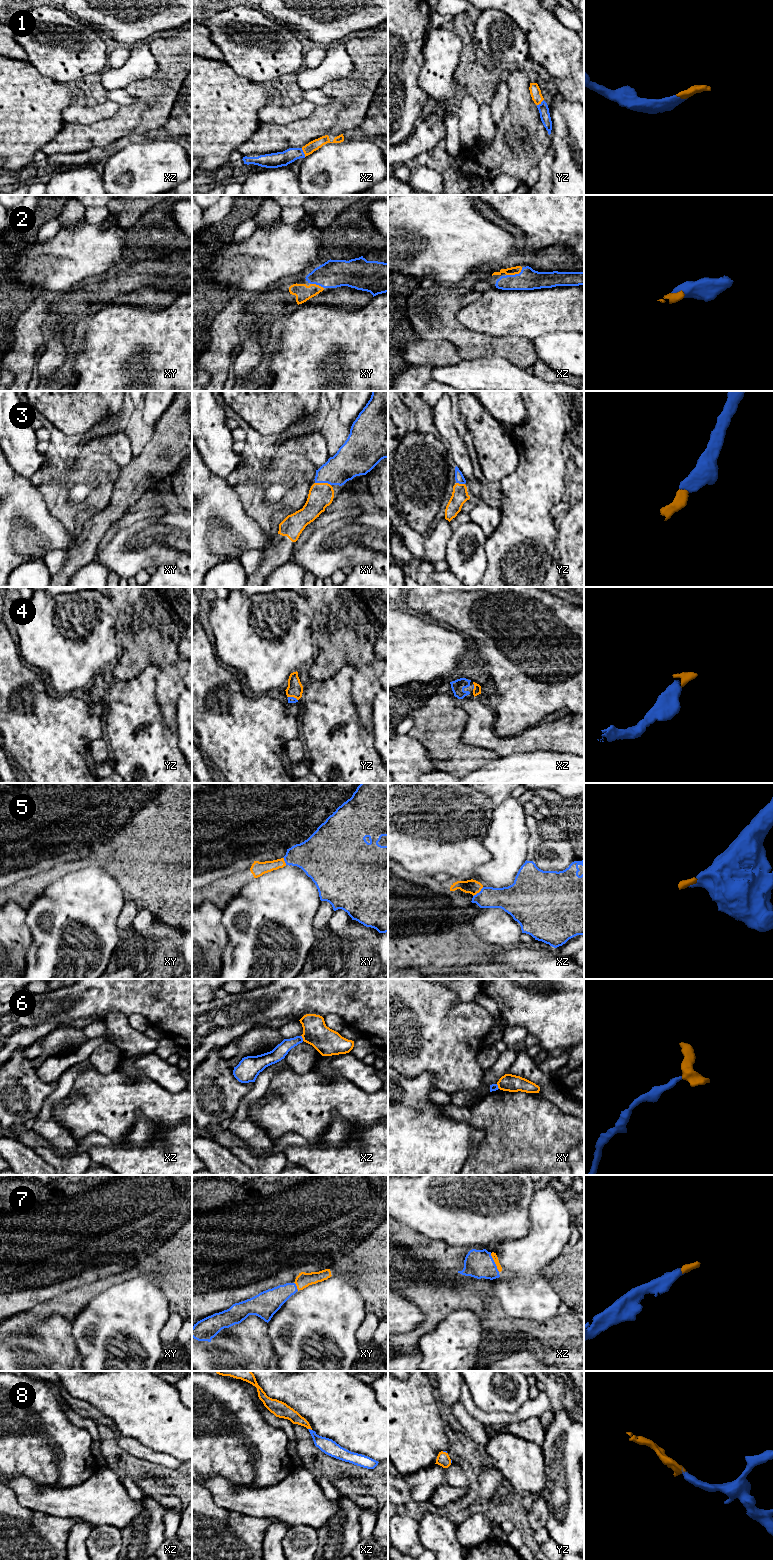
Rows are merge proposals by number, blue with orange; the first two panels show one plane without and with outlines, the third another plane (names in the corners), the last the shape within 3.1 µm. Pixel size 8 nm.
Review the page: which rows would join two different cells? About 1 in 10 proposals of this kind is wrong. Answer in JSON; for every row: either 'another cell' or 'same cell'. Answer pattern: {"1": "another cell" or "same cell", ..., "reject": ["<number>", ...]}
{"1": "same cell", "2": "same cell", "3": "same cell", "4": "same cell", "5": "same cell", "6": "another cell", "7": "same cell", "8": "same cell", "reject": ["6"]}

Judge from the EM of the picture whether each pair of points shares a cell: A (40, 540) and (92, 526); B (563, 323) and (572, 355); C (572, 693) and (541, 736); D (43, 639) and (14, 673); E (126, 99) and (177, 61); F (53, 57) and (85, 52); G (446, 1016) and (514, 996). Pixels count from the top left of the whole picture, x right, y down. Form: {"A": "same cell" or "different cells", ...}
{"A": "different cells", "B": "different cells", "C": "different cells", "D": "different cells", "E": "different cells", "F": "same cell", "G": "different cells"}

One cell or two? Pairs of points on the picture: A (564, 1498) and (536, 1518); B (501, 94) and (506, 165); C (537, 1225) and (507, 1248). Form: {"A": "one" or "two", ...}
{"A": "two", "B": "two", "C": "one"}

